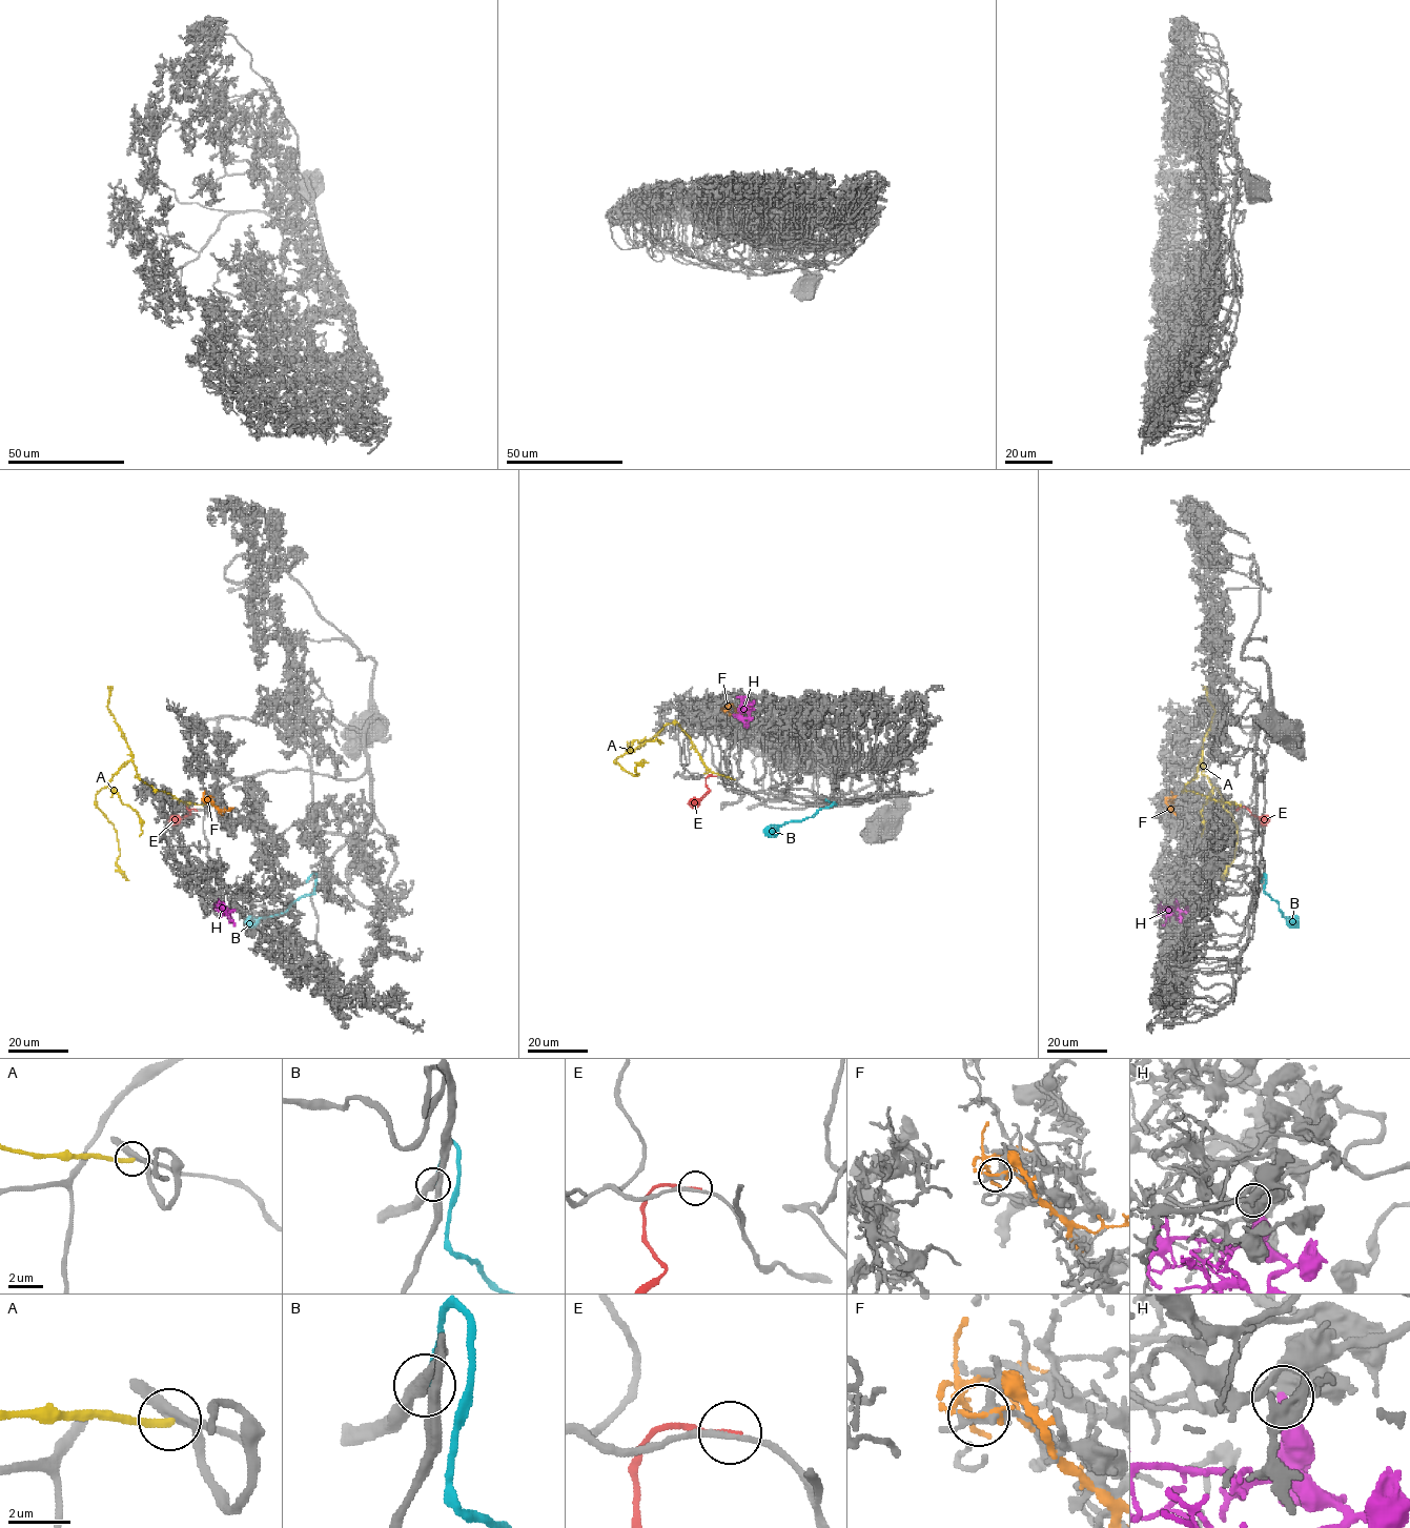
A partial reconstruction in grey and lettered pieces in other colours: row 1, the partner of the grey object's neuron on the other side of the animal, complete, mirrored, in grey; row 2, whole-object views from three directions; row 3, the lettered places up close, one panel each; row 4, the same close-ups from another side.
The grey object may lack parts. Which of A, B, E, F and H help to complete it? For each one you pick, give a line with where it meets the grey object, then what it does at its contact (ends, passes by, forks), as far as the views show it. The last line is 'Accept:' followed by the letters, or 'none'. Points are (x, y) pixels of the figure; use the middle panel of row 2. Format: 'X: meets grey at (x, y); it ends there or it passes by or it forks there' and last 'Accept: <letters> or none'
H: meets grey at (737, 714); it ends there
Accept: H

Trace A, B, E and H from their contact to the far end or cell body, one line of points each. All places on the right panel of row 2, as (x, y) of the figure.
A: (1241, 805), (1185, 791), (1201, 760), (1202, 774), (1218, 790), (1222, 806), (1237, 824), (1233, 860), (1224, 880)
B: (1262, 880), (1264, 873), (1264, 891), (1278, 903), (1283, 916), (1293, 923)
E: (1237, 810), (1245, 807), (1264, 823)
H: (1176, 899), (1182, 911), (1176, 916), (1168, 915), (1162, 925)

